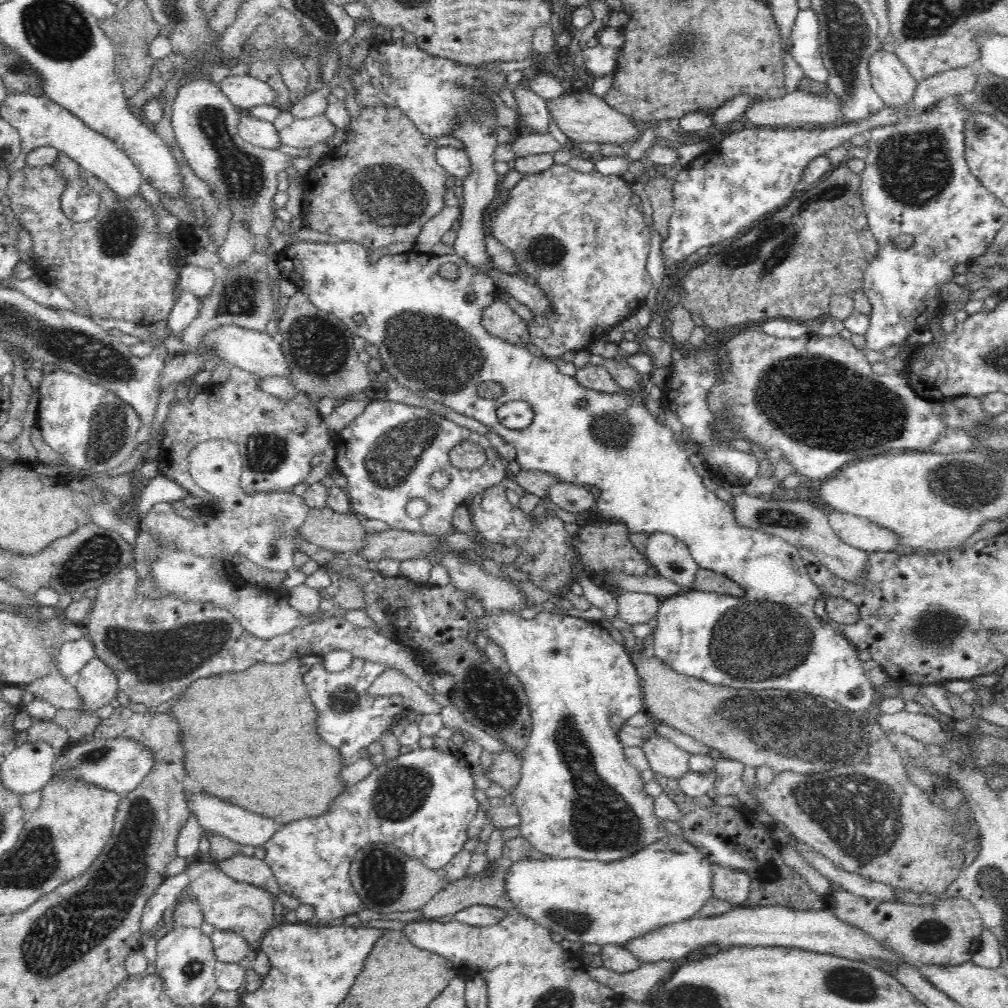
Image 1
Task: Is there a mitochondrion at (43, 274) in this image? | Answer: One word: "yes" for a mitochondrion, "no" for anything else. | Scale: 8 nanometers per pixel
no

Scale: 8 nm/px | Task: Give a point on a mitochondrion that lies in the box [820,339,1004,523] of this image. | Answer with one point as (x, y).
(964, 485)

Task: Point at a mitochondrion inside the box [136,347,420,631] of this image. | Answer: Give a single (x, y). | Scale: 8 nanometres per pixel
(264, 453)

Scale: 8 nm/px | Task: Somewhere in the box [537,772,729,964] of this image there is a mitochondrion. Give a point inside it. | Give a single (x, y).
(570, 921)

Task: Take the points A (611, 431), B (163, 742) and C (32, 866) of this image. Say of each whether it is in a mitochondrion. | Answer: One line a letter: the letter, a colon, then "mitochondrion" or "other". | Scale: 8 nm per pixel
A: mitochondrion
B: other
C: mitochondrion

